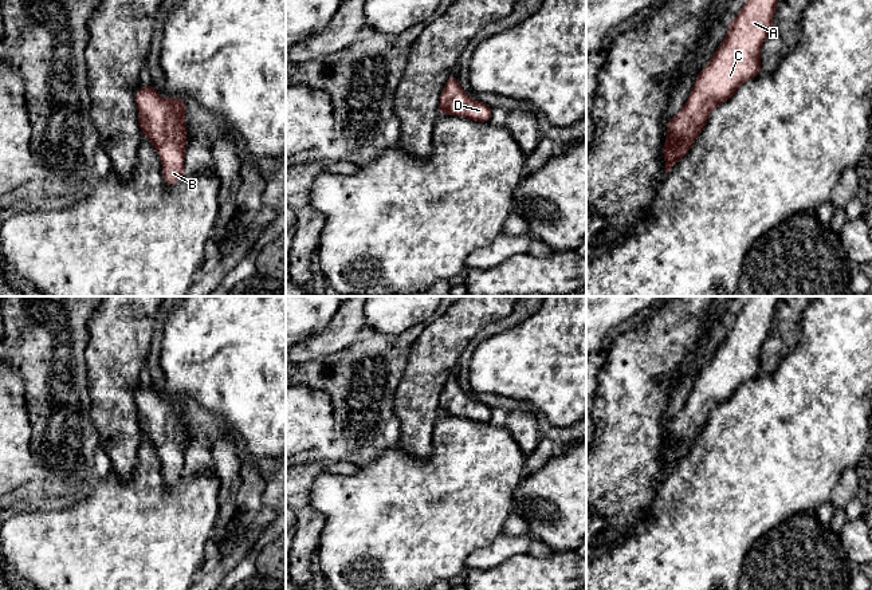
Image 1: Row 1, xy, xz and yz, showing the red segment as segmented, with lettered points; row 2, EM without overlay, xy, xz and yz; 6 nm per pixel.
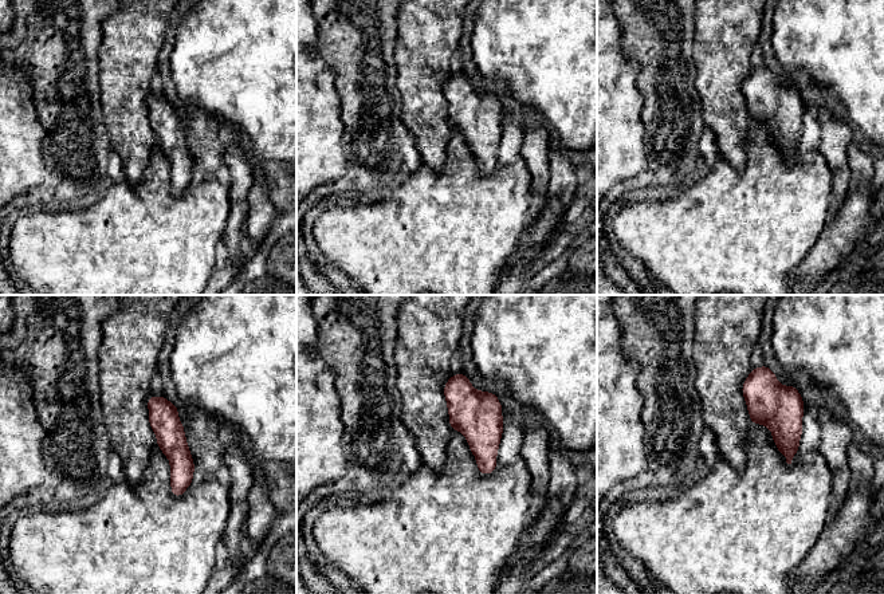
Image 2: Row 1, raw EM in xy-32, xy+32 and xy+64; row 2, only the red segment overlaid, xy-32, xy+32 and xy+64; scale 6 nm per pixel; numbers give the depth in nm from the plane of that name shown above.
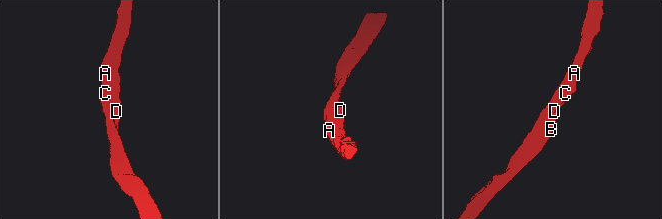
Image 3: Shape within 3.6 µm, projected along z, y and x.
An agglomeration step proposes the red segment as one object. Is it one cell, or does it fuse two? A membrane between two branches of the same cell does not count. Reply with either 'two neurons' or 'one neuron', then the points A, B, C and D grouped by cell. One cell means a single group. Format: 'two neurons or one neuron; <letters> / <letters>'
one neuron; A B C D

